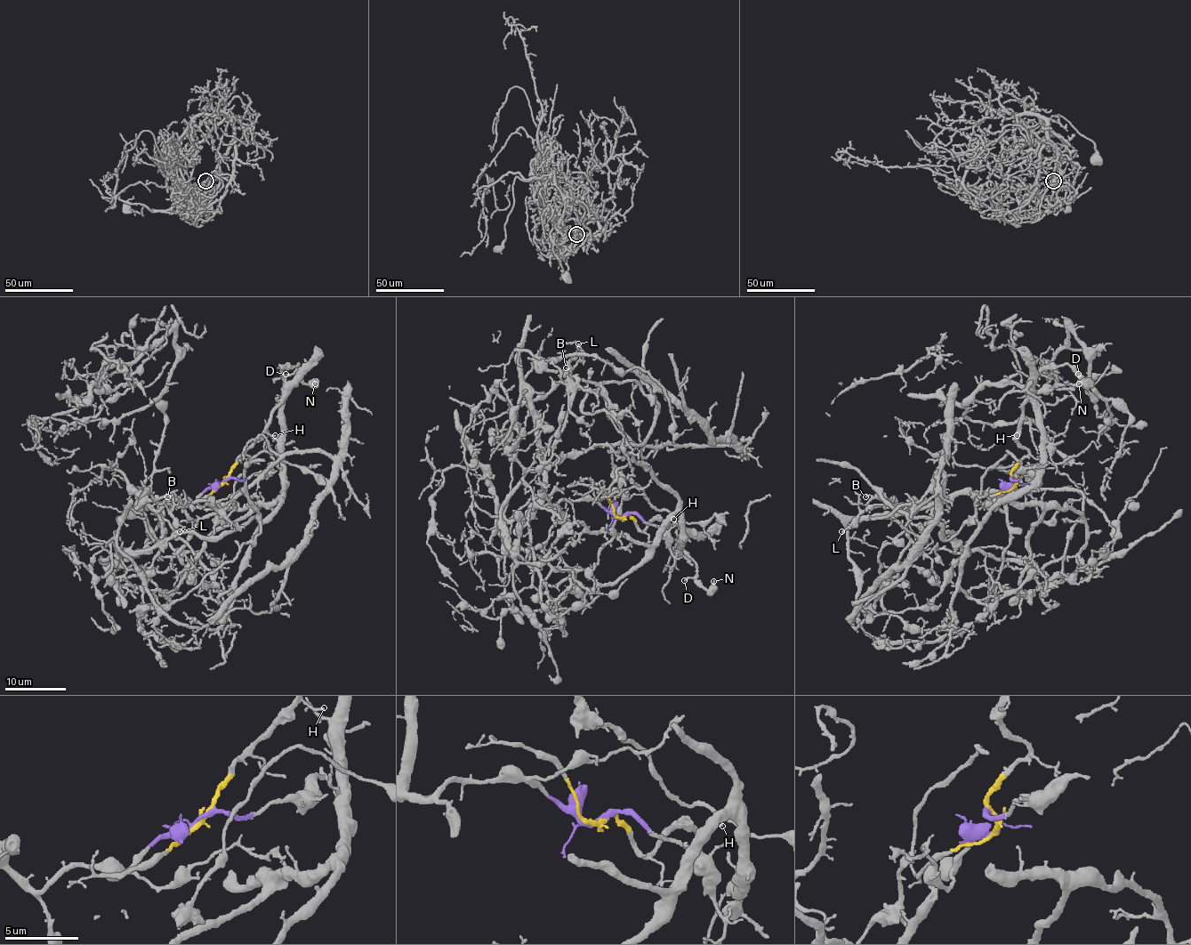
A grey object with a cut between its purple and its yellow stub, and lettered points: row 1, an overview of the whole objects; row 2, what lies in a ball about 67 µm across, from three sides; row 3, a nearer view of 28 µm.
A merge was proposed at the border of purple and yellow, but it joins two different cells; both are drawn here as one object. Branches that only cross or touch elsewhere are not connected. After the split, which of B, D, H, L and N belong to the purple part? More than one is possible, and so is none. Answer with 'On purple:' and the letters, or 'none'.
On purple: B, L

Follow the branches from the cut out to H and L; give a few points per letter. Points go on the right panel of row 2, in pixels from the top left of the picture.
H: (1015, 482), (1011, 472), (1028, 455), (1017, 441), (1019, 432), (1016, 435)
L: (1015, 480), (998, 501), (1004, 510), (993, 493), (951, 493), (900, 510), (873, 497), (841, 531)

